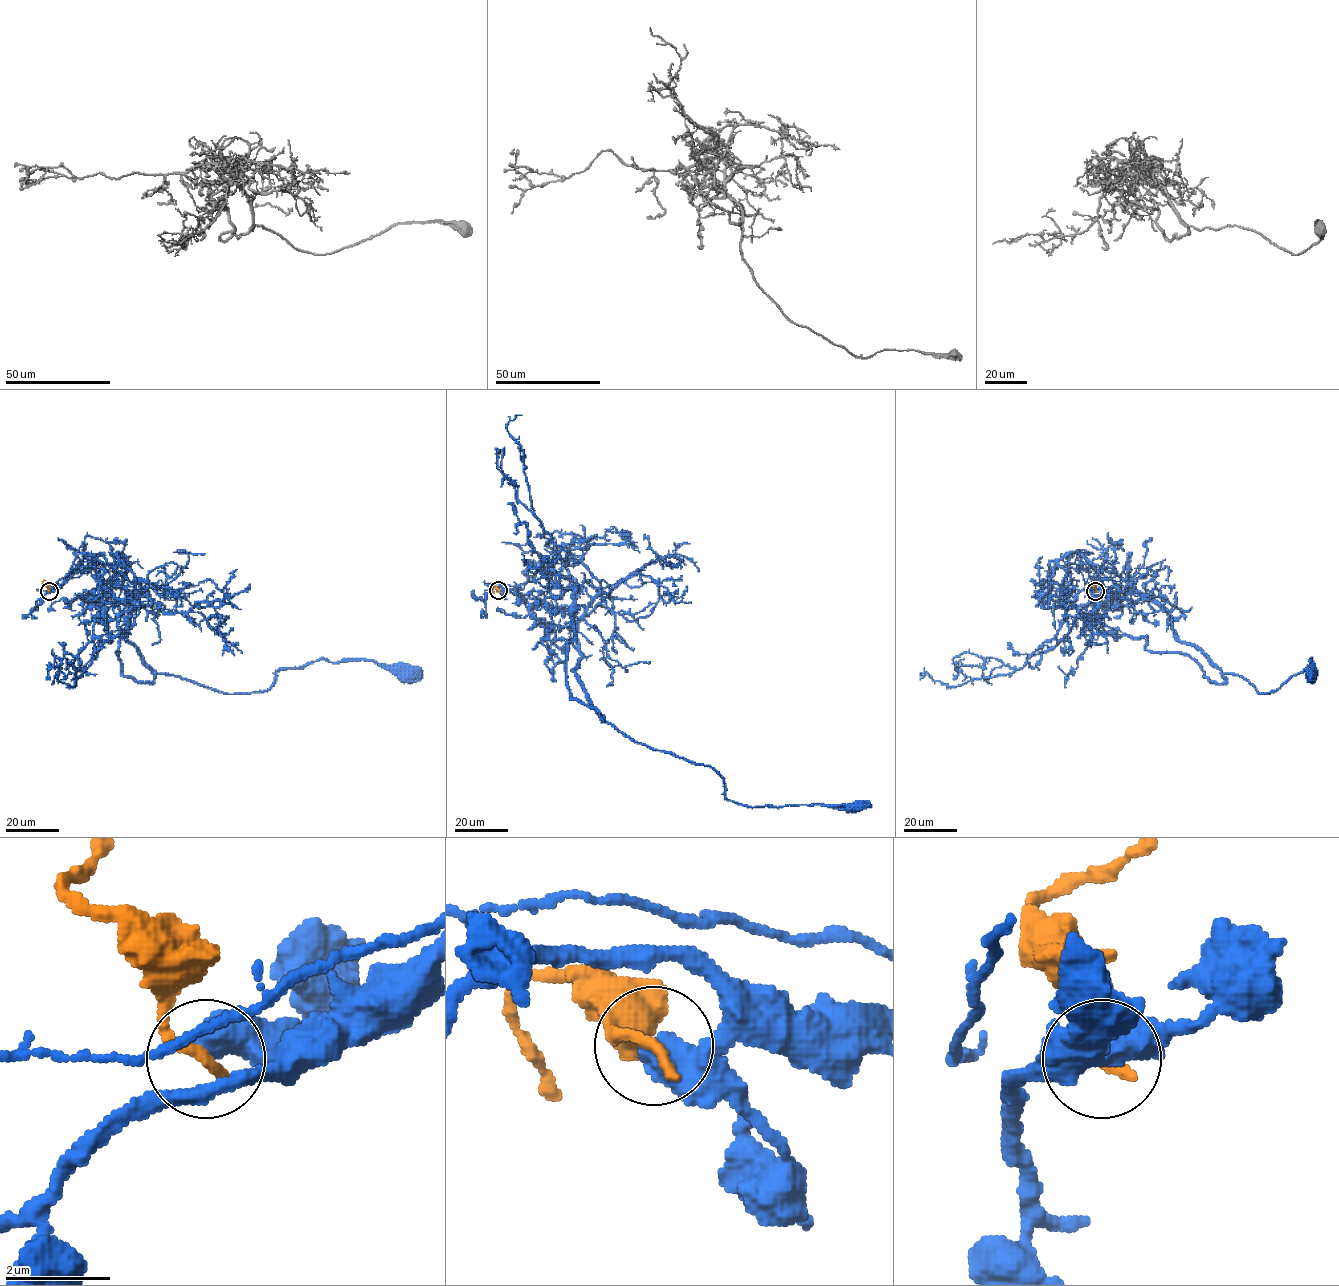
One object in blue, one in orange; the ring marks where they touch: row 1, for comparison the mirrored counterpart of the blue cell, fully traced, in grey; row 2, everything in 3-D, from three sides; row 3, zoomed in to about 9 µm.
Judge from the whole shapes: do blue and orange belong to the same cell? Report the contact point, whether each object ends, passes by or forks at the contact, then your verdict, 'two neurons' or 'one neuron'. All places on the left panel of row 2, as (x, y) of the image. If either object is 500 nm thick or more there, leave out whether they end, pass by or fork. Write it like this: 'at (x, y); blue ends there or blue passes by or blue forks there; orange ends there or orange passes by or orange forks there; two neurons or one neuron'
at (49, 591); two neurons

